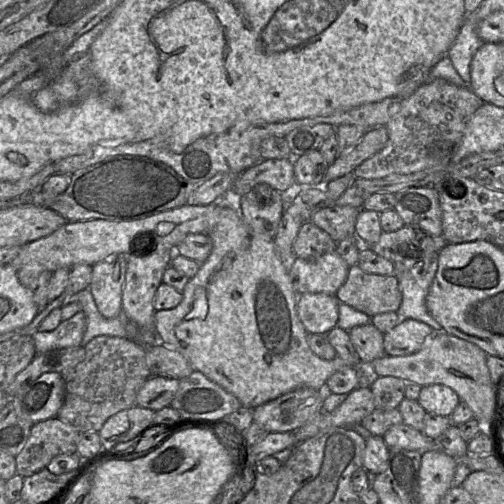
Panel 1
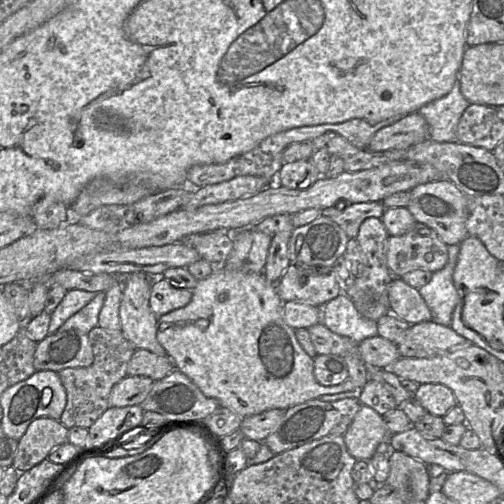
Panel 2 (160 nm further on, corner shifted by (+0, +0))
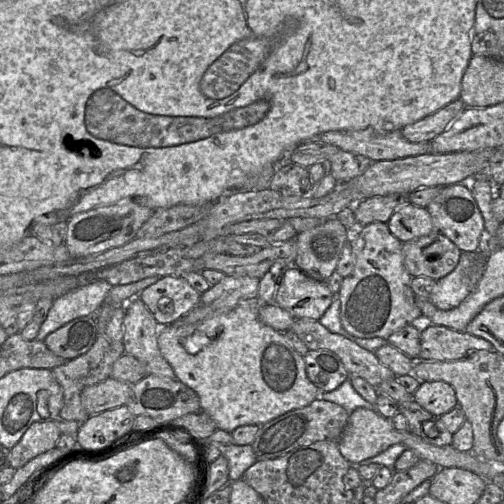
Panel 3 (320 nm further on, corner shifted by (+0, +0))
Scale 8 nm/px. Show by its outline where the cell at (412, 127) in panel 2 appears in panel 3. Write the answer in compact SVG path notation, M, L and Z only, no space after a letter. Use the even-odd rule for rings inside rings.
M460 99L449 103L435 113L428 115L415 123L406 125L401 129L403 137L412 143L430 142L445 131L450 124L465 109Z

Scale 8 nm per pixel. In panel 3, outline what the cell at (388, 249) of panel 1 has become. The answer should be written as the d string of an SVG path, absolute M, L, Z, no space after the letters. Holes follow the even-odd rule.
M438 230L402 244L404 265L412 277L427 276L438 280L457 266L461 250Z

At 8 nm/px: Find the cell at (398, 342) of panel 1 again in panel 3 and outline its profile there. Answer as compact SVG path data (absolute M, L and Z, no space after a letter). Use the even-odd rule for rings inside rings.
M428 322L419 323L420 359L455 361L473 351L493 350L492 344L481 337Z

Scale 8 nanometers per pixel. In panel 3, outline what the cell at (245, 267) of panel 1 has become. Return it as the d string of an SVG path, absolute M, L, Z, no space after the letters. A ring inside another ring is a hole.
M257 300L243 302L228 312L215 315L195 324L182 323L182 319L179 318L174 323L161 327L158 334L158 347L162 356L172 367L176 379L196 392L200 400L201 410L214 420L217 428L230 433L240 426L263 425L291 410L303 408L317 399L321 392L307 377L304 356L295 350L284 333L263 324L259 320L258 306L259 302Z

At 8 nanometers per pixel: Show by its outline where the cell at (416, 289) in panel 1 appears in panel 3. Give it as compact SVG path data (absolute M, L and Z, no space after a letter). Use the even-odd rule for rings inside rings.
M461 252L457 266L446 276L436 280L430 294L431 303L441 310L457 307L476 287L483 270L484 258L478 252Z

